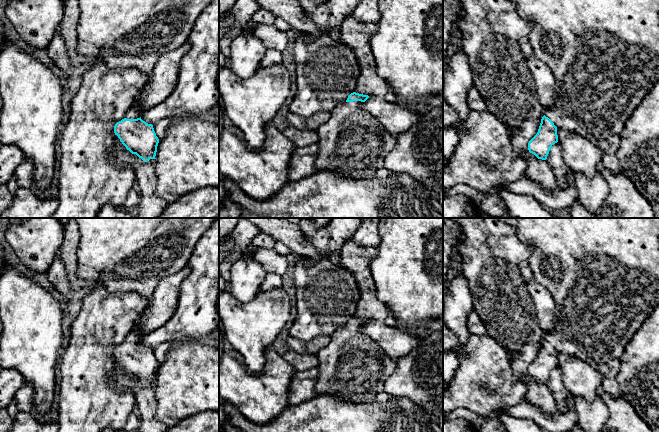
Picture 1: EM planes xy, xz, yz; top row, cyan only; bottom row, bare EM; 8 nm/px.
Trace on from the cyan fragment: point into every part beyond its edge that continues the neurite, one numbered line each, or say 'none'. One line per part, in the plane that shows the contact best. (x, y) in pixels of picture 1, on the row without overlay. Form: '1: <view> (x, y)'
1: xy (135, 335)

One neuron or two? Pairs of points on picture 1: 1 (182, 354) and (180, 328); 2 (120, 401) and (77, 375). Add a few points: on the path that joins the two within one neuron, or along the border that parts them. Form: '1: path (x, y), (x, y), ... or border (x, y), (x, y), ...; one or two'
1: border (199, 339), (183, 339), (174, 342); two
2: path (109, 401), (102, 401), (87, 386); one

